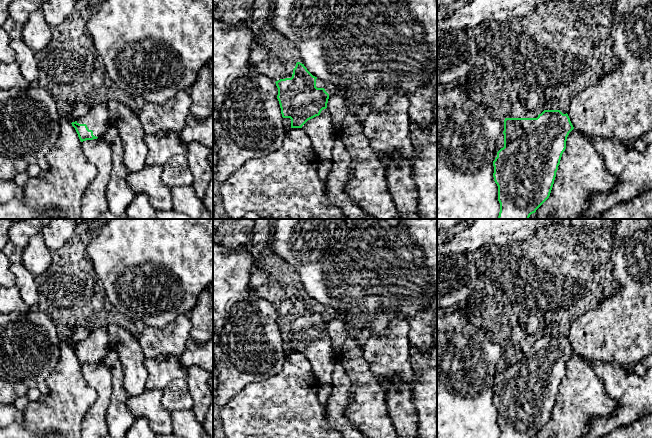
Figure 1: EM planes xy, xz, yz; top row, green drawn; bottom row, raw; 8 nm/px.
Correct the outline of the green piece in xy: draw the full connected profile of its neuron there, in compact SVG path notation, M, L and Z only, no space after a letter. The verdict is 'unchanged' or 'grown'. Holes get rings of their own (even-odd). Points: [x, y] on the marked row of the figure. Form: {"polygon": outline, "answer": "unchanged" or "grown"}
{"polygon": "M101 102L91 106L86 115L71 124L81 142L102 138L111 125L108 103Z", "answer": "grown"}

